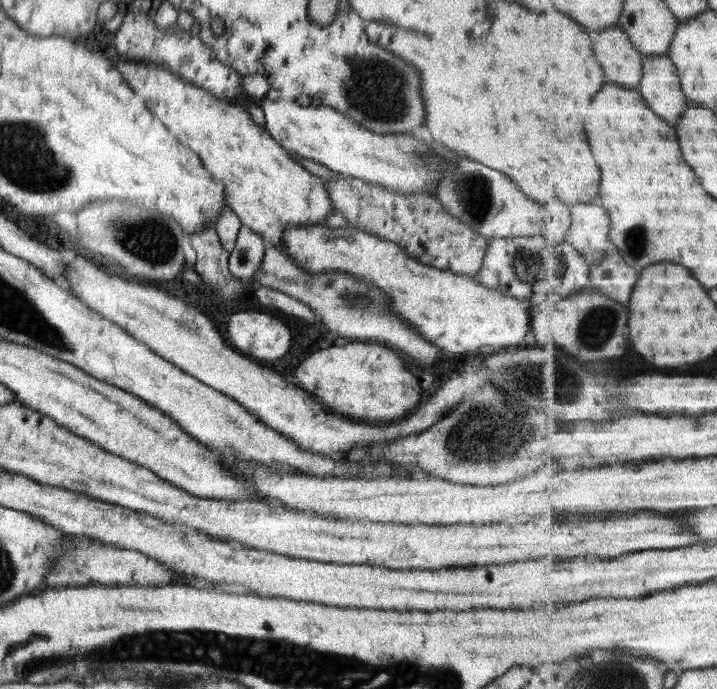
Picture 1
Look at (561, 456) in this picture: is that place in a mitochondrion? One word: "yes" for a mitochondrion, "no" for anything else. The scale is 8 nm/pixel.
no

